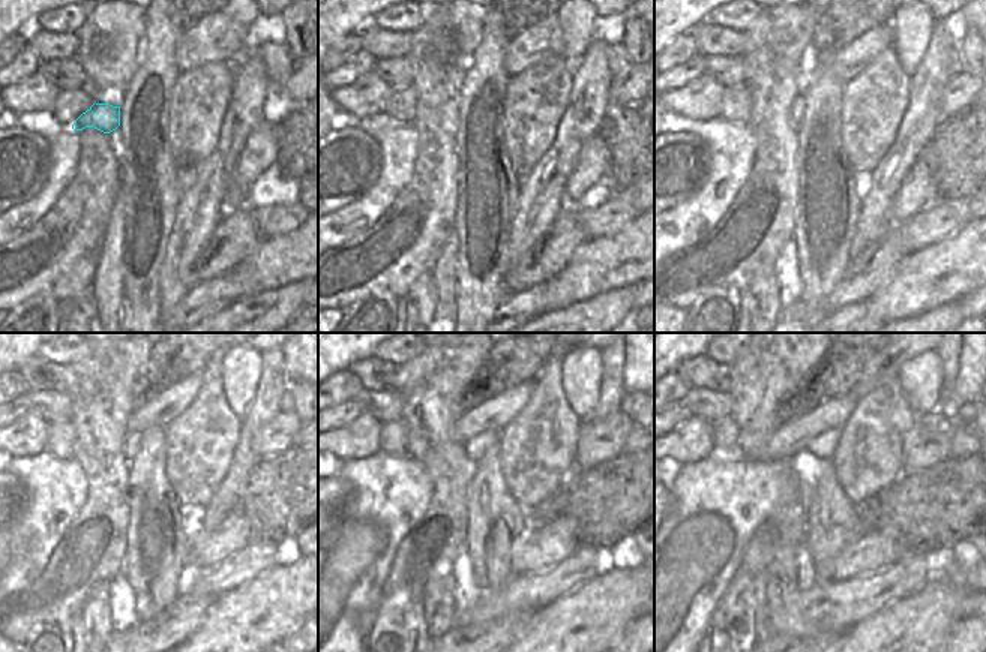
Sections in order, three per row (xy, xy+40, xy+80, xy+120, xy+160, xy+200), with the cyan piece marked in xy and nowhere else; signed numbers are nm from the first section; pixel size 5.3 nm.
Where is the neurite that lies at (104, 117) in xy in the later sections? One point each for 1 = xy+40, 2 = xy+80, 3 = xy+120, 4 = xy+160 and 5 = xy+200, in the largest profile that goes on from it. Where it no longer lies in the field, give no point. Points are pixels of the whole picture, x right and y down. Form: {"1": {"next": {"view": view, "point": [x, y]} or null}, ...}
{"1": {"next": {"view": "xy+40", "point": [449, 113]}}, "2": {"next": {"view": "xy+80", "point": [797, 108]}}, "3": {"next": {"view": "xy+120", "point": [132, 441]}}, "4": {"next": {"view": "xy+160", "point": [474, 448]}}, "5": {"next": {"view": "xy+200", "point": [824, 445]}}}

